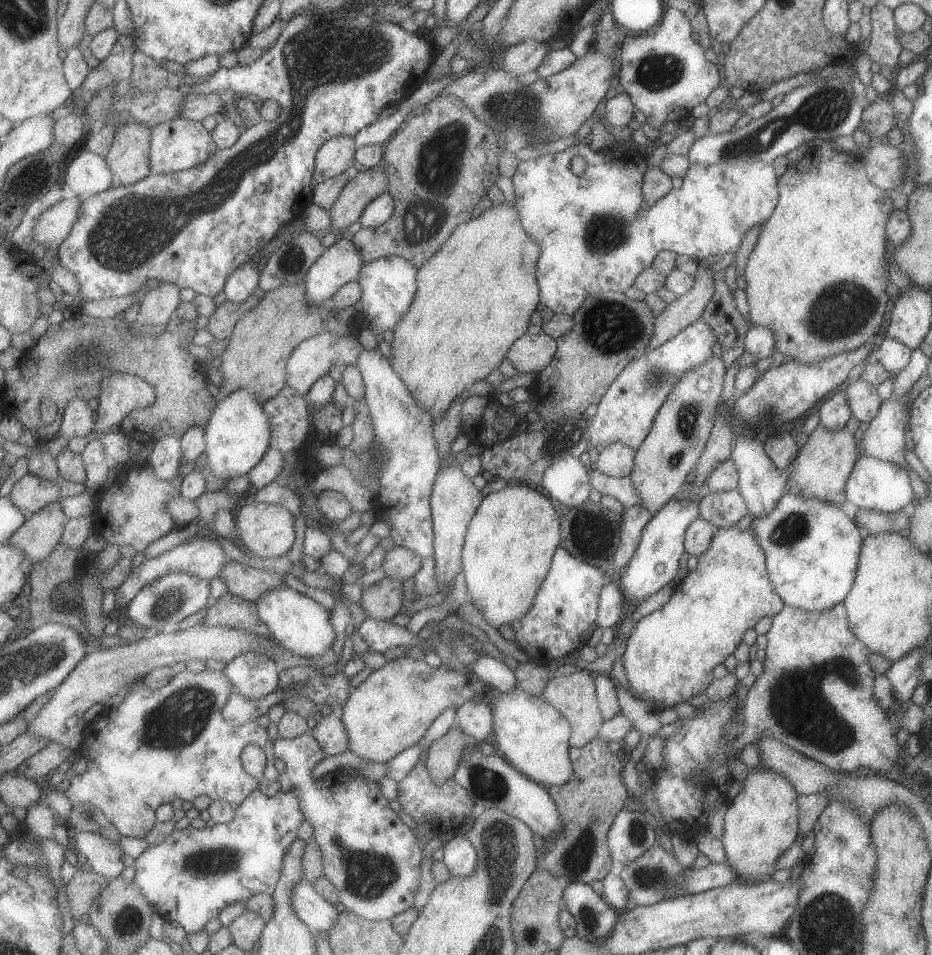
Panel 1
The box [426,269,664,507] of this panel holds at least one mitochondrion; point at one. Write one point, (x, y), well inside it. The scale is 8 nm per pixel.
(612, 327)

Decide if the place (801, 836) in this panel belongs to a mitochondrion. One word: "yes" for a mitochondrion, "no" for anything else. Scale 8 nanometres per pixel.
no

